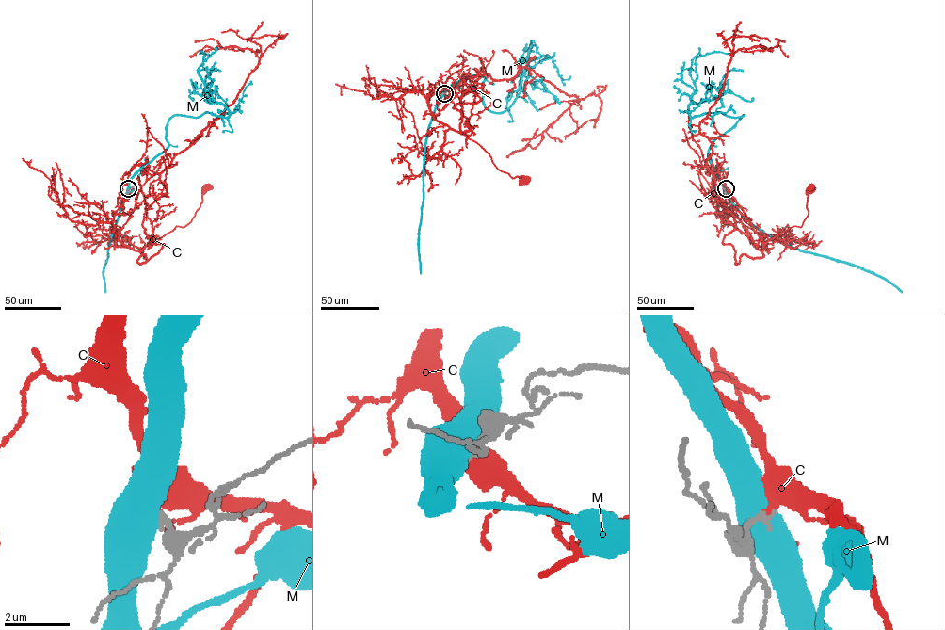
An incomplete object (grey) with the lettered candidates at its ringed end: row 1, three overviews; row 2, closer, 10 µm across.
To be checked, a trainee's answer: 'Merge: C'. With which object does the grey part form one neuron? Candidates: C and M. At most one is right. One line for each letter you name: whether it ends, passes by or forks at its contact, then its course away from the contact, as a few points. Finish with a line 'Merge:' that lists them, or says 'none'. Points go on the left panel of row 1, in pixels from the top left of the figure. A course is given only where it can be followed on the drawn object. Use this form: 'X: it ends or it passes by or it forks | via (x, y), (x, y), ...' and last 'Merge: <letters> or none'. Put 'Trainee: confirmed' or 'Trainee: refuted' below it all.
C: it ends | via (128, 188), (138, 189), (144, 196), (146, 217), (155, 236), (152, 240), (176, 226), (185, 226), (208, 187)
Merge: C
Trainee: confirmed

